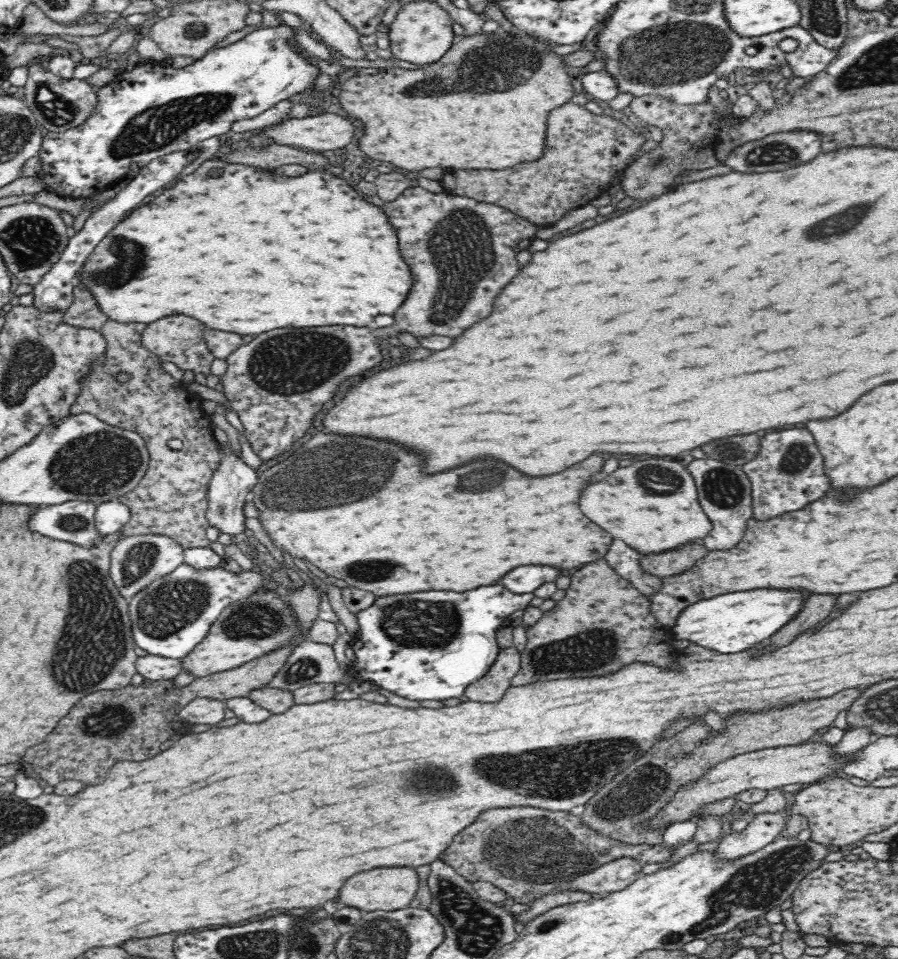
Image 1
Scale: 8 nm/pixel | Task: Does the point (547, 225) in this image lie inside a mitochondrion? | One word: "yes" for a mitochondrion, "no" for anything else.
no

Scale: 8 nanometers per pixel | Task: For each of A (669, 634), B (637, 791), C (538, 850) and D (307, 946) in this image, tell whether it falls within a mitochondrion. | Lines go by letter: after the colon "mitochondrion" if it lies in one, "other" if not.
A: other
B: mitochondrion
C: mitochondrion
D: mitochondrion

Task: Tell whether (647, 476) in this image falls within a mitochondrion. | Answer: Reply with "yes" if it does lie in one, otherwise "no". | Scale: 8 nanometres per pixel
yes

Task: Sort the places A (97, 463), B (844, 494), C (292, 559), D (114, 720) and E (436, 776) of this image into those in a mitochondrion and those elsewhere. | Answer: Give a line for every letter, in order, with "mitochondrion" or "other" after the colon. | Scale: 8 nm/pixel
A: mitochondrion
B: other
C: other
D: mitochondrion
E: mitochondrion

